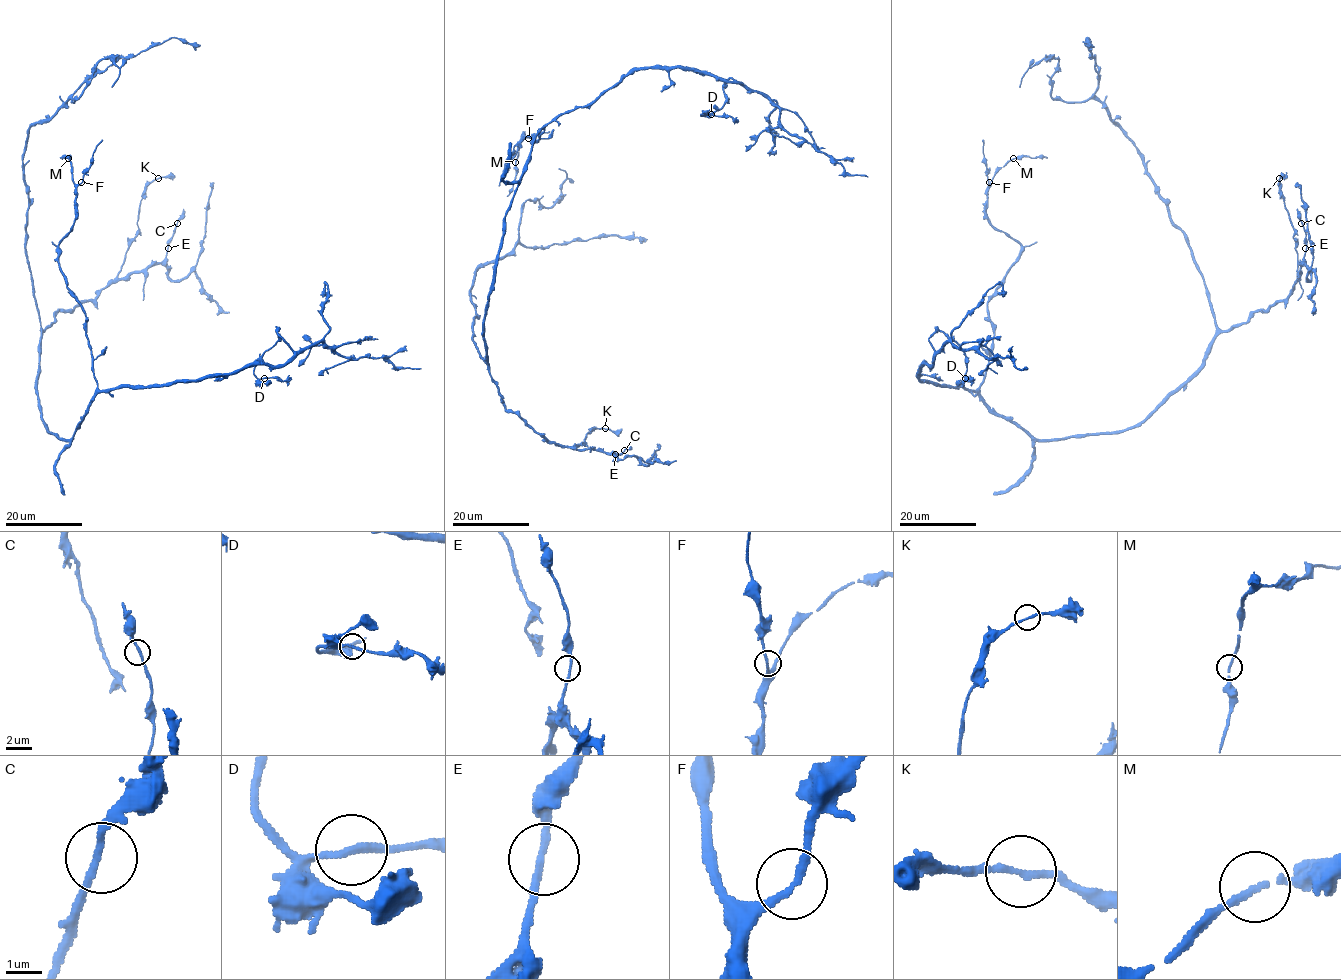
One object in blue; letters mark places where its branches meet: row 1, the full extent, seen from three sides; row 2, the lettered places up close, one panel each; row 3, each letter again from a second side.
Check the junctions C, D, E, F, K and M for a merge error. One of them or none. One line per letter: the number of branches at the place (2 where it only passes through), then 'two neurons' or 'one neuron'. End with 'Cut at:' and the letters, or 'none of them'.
C: 2 branches meet; one neuron
D: 2 branches meet; one neuron
E: 2 branches meet; one neuron
F: 2 branches meet; one neuron
K: 2 branches meet; one neuron
M: 2 branches meet; one neuron
Cut at: none of them

